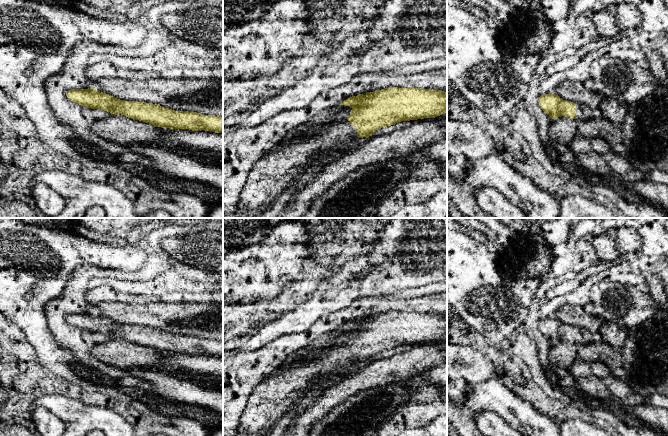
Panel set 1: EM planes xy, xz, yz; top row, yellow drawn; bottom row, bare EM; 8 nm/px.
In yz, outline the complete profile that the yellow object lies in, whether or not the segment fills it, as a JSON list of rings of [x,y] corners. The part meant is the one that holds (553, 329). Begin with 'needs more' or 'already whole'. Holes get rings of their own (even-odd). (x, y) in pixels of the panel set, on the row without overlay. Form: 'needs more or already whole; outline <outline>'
needs more; outline [[[555,318],[541,319],[538,326],[541,333],[552,343],[566,340],[577,345],[585,345],[601,340],[599,333],[563,324]]]

